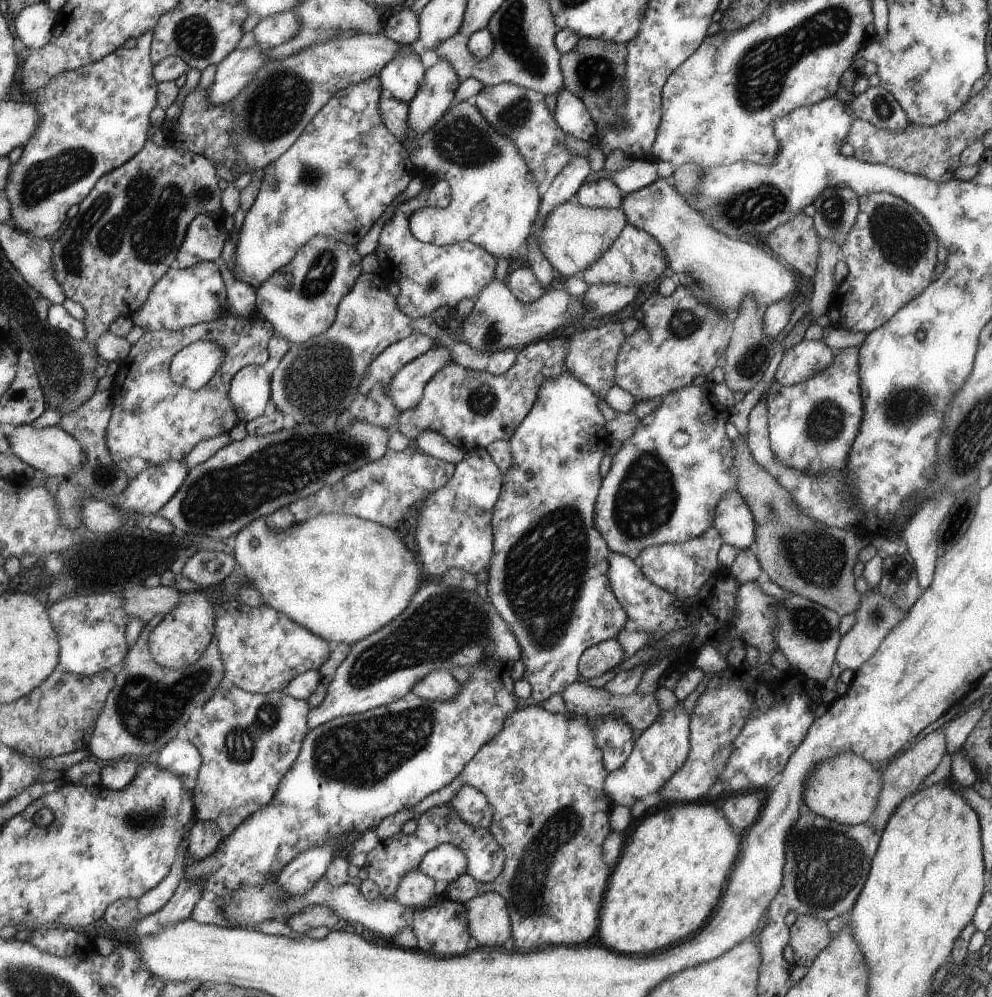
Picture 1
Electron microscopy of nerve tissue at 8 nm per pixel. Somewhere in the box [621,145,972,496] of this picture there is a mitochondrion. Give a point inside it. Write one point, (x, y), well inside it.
(902, 241)

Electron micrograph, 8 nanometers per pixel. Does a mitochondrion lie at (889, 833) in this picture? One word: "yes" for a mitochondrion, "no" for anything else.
no

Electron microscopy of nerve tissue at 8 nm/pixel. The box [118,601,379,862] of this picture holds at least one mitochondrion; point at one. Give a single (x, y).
(241, 741)

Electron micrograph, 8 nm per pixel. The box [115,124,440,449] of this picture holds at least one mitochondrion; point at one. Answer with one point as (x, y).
(317, 381)

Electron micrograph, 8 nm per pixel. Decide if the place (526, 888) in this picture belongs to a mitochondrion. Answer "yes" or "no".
yes

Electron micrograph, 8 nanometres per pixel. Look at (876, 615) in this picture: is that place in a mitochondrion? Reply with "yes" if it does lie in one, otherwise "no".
yes

